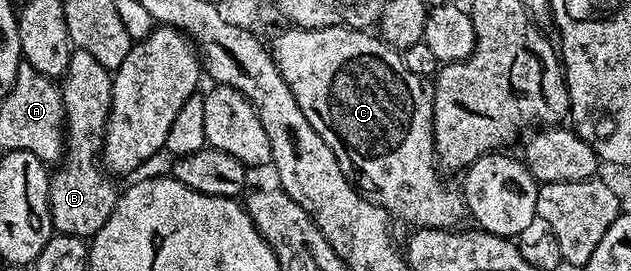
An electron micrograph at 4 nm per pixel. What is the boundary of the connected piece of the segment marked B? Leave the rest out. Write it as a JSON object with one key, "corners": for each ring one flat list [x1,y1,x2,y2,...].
{"corners":[[76,48,72,53,68,69,59,81,60,97,64,103,64,126,66,129,66,147,58,167,51,173,48,181,48,201,53,229,62,236,82,236,91,238,106,226,106,218,116,205,118,188,112,185,113,177,106,174,102,167,101,152,104,146,104,130,108,126,108,111,112,105,113,73,102,62,96,61,86,50]]}

